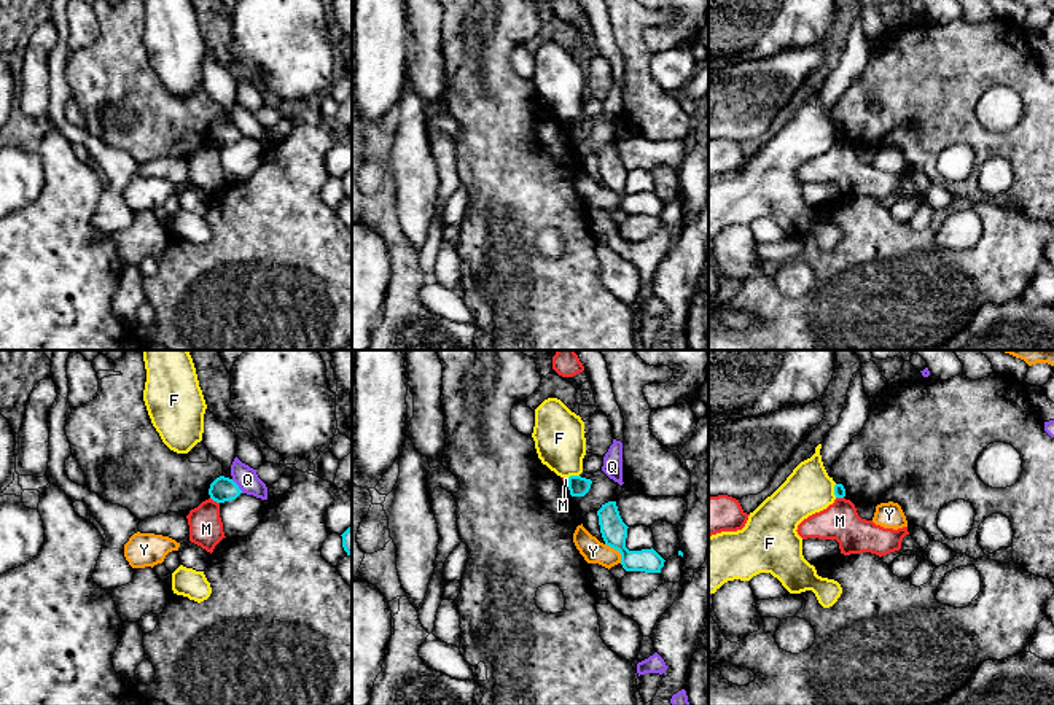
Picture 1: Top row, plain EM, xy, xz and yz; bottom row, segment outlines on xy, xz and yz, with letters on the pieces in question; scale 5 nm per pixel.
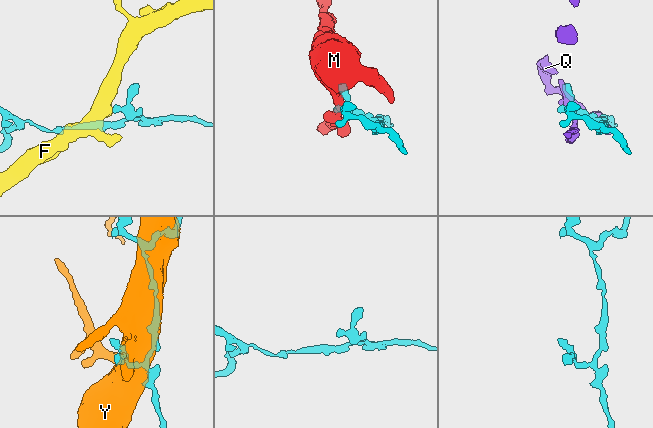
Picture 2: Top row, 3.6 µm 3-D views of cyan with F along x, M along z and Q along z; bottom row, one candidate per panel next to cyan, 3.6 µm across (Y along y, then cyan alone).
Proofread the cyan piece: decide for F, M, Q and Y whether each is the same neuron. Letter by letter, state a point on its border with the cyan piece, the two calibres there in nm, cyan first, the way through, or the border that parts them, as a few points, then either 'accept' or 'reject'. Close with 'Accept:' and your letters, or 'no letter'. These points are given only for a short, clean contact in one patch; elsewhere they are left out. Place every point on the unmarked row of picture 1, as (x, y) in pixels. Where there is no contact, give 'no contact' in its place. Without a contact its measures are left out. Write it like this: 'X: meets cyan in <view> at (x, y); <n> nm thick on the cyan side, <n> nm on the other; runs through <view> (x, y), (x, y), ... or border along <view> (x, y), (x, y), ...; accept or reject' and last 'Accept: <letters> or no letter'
F: meets cyan in xz at (573, 120); 100 nm thick on the cyan side, 260 nm on the other; border along xz (578, 118), (569, 121); reject
M: meets cyan in xy at (215, 144); 130 nm thick on the cyan side, 180 nm on the other; border along xy (210, 140), (218, 147); reject
Q: meets cyan in xy at (238, 129); 130 nm thick on the cyan side, 120 nm on the other; border along xy (231, 123), (242, 136); reject
Y: meets cyan in xz at (616, 193); 130 nm thick on the cyan side, 120 nm on the other; reject
Accept: no letter

